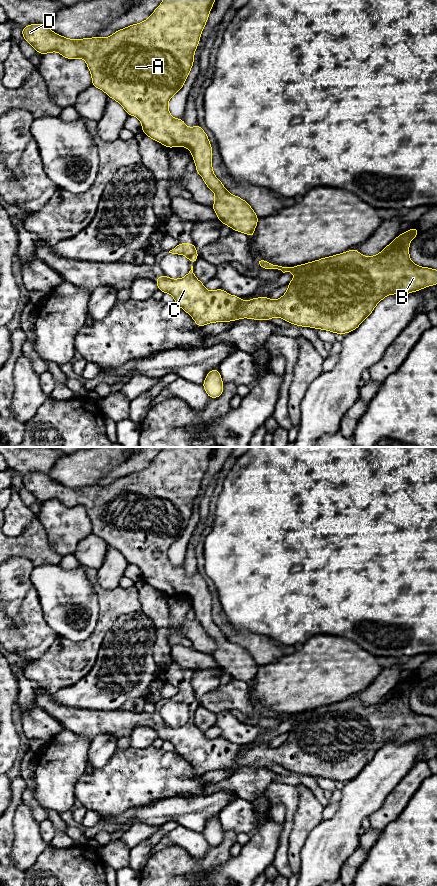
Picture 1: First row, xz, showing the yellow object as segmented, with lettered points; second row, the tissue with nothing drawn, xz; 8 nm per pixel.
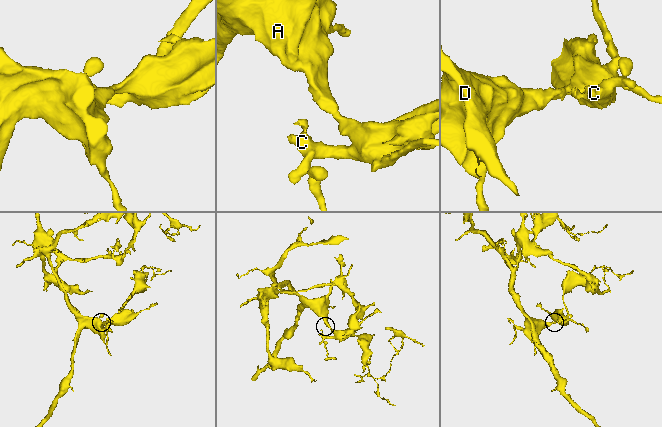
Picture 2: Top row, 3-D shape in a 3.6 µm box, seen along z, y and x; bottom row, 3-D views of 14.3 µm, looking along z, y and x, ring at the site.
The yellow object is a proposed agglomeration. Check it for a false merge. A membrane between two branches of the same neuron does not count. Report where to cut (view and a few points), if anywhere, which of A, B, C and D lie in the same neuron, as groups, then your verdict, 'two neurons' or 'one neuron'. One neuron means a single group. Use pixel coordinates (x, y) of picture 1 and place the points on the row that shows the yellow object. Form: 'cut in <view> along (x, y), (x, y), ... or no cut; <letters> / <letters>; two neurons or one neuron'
cut in xz along (253, 231), (249, 235); A D / B C; two neurons

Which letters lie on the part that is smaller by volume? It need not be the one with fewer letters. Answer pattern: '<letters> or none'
B, C

